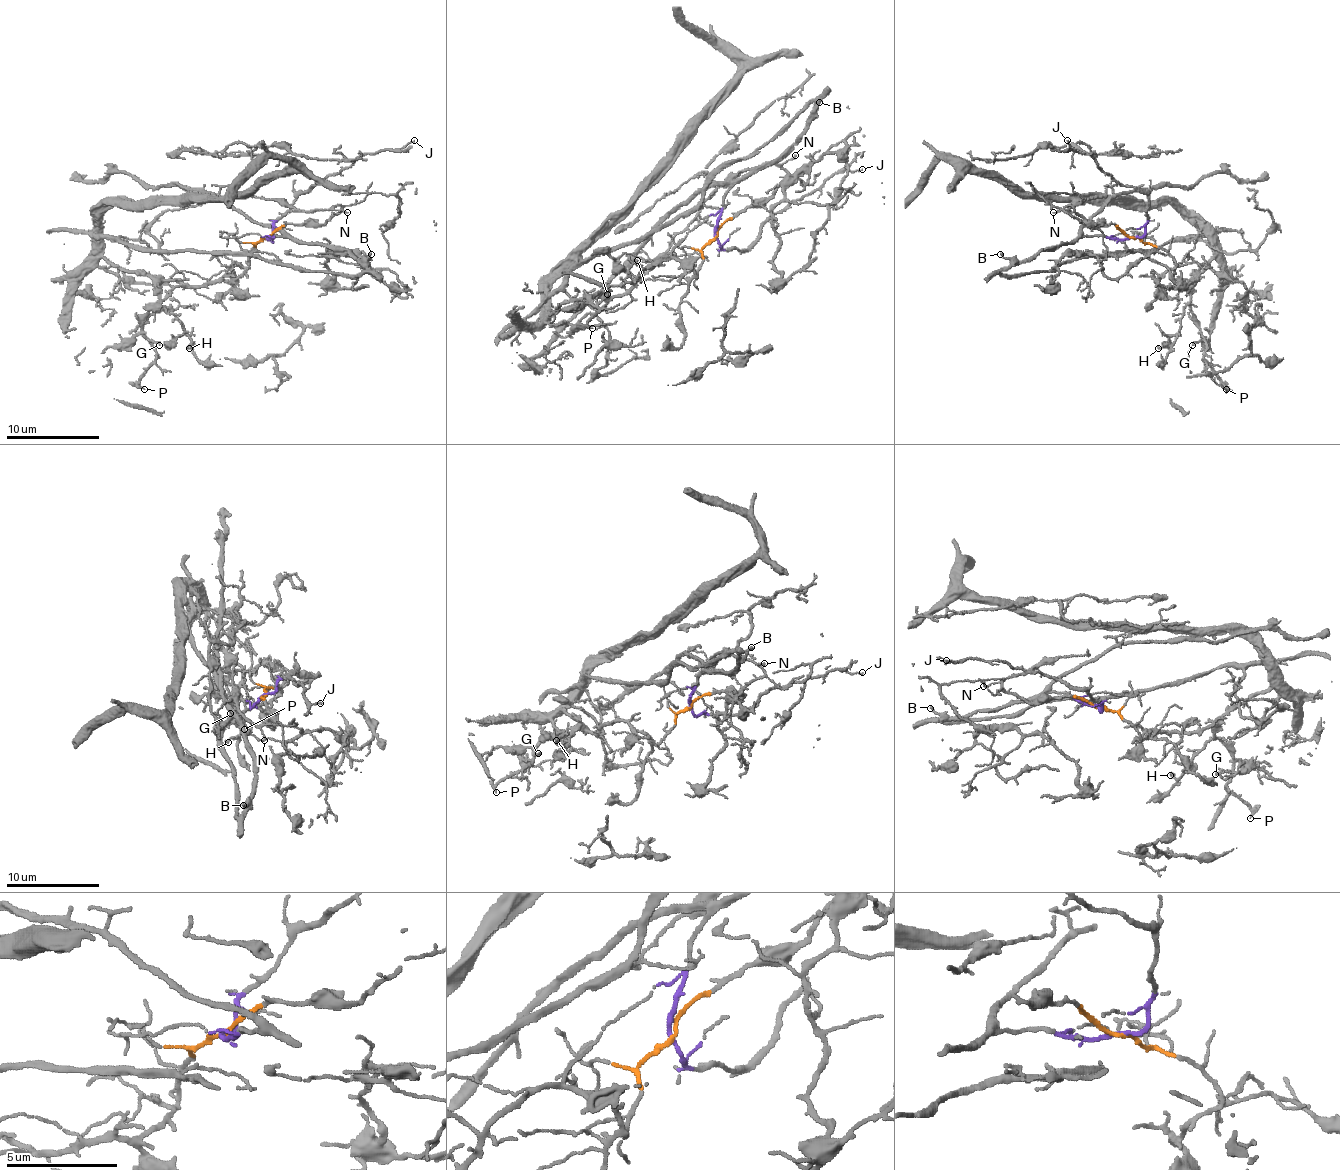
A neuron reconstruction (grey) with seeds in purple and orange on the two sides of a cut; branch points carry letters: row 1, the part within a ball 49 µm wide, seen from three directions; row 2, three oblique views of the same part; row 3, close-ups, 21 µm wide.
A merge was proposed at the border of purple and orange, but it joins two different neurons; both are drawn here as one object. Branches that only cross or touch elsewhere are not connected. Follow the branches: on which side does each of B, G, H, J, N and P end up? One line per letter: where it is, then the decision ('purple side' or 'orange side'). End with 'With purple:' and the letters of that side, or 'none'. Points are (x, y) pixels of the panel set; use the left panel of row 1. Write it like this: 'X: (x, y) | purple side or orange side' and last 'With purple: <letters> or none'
B: (371, 254) | purple side
G: (159, 345) | orange side
H: (189, 348) | orange side
J: (414, 140) | purple side
N: (347, 212) | orange side
P: (144, 389) | orange side
With purple: B, J

